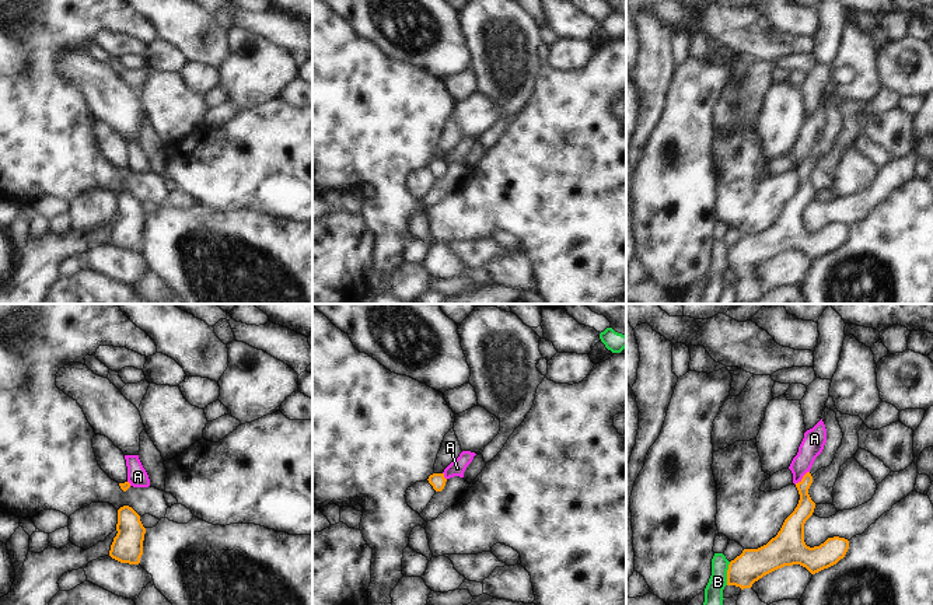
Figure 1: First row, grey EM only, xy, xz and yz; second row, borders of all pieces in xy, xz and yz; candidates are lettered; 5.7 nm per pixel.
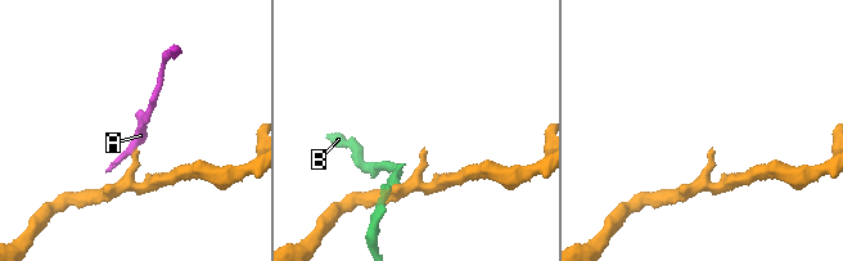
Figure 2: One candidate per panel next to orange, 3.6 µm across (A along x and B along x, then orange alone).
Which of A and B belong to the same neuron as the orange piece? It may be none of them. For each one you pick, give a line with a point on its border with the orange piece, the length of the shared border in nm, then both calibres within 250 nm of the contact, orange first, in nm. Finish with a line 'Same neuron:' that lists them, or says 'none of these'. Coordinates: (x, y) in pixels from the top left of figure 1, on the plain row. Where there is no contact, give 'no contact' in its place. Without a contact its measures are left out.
Same neuron: none of these

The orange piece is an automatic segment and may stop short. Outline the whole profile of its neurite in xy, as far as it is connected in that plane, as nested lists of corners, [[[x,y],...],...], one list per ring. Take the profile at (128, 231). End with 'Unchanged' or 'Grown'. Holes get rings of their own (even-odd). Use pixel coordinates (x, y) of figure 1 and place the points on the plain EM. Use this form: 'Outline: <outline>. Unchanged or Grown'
Outline: [[[123,192],[118,196],[116,217],[109,242],[120,249],[139,251],[146,214],[132,193]]]. Unchanged

